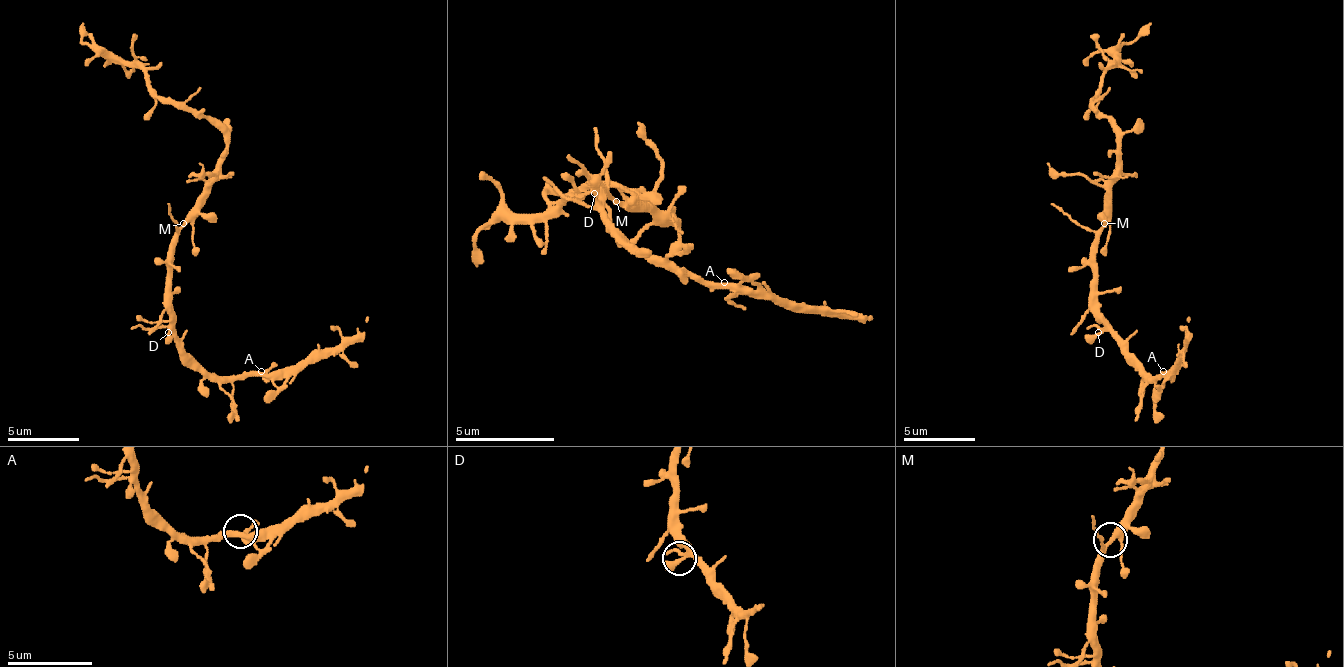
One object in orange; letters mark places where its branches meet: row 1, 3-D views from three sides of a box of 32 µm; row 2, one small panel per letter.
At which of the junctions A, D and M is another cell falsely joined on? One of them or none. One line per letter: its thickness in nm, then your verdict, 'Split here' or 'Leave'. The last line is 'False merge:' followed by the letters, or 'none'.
A: Thickness 280 nm. Leave
D: Thickness 280 nm. Leave
M: Thickness 280 nm. Leave
False merge: none

